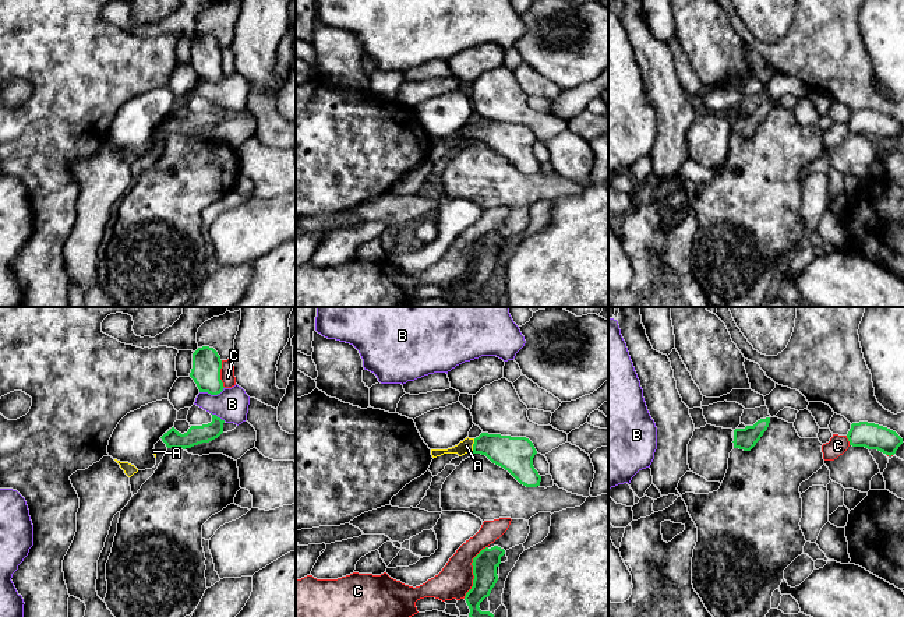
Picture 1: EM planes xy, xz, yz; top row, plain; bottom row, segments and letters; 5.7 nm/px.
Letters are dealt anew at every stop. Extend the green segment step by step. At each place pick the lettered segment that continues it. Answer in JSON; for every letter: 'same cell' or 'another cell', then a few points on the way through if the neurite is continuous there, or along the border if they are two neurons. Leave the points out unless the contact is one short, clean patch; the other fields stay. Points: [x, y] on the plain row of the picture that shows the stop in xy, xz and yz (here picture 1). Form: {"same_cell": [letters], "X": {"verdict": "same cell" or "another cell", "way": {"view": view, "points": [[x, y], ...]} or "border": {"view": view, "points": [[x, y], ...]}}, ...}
{"same_cell": ["A"], "A": {"verdict": "same cell", "way": {"view": "xz", "points": [[515, 141], [493, 133], [473, 133], [466, 133]]}}, "B": {"verdict": "another cell"}, "C": {"verdict": "another cell"}}

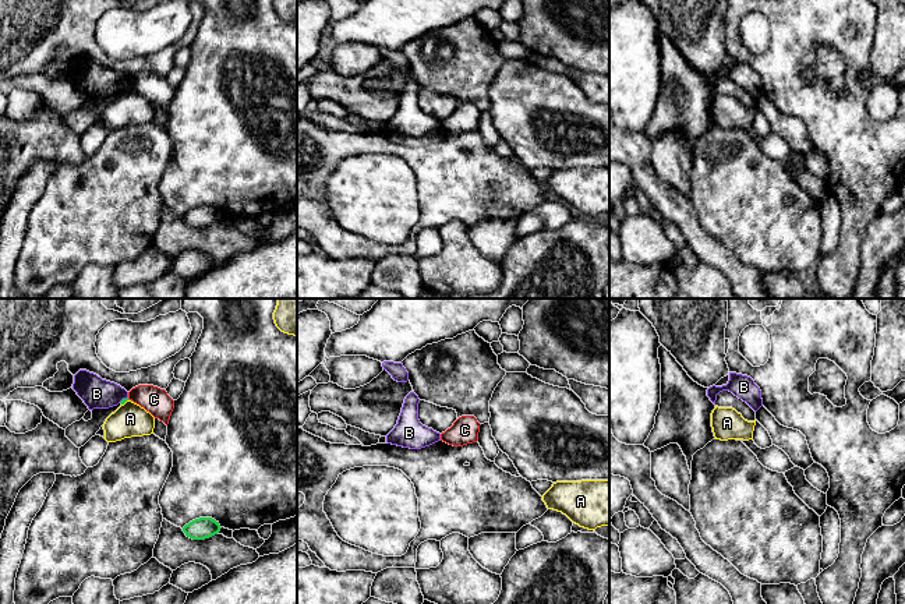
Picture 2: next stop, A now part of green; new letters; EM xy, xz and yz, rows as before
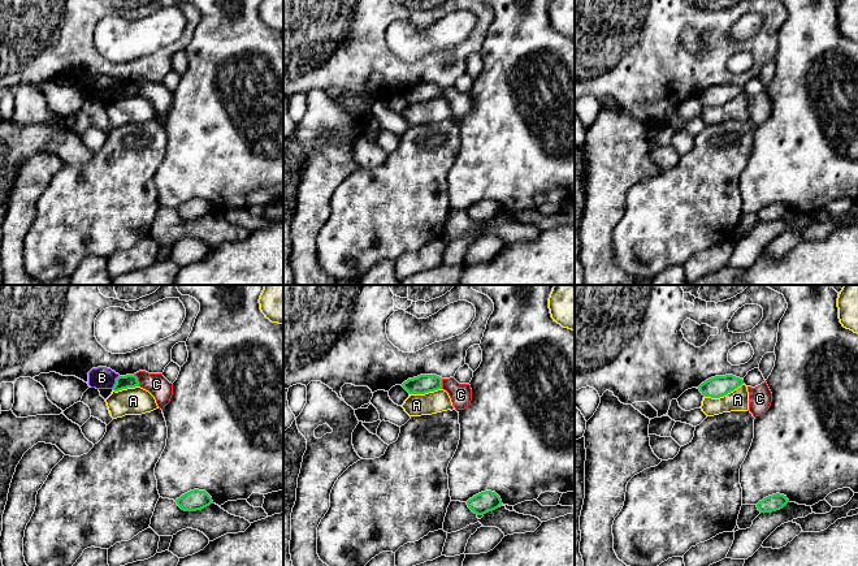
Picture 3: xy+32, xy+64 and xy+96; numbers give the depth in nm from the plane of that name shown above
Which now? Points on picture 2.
{"same_cell": [], "A": {"verdict": "another cell"}, "B": {"verdict": "another cell"}, "C": {"verdict": "another cell"}}

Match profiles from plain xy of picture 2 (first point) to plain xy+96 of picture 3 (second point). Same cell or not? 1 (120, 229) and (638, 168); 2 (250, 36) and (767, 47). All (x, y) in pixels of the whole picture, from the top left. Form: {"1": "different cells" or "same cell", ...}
{"1": "different cells", "2": "different cells"}

